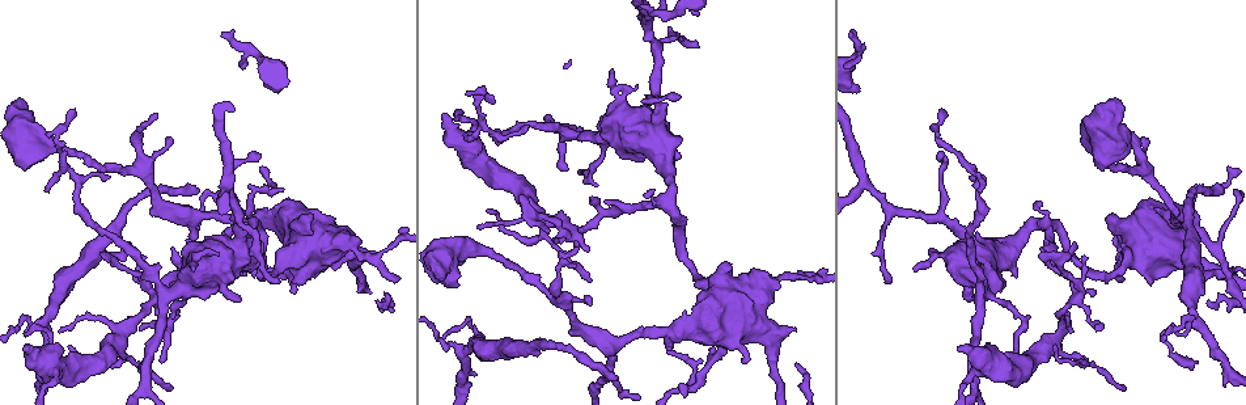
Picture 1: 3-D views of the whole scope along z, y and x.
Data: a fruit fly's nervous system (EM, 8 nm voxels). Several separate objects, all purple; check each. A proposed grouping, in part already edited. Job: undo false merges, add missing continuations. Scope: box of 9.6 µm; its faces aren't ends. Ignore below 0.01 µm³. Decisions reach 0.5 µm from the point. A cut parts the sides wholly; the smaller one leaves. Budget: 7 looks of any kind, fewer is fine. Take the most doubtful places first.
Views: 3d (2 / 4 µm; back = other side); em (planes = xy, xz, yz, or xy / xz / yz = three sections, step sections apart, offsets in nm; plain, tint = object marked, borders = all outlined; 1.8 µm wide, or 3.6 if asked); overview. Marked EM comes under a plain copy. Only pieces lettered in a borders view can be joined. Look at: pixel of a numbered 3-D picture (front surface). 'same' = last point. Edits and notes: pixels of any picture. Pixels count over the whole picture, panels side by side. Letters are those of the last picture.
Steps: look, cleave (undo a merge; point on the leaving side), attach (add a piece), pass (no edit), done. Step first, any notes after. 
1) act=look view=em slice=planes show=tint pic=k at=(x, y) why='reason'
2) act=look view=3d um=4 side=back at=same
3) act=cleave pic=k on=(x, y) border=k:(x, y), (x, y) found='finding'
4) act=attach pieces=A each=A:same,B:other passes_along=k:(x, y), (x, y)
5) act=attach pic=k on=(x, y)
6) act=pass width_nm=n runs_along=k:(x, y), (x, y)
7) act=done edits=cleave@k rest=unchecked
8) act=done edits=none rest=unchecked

act=look view=em slice=yz step=16 show=tint pic=1 at=(464, 350) why='arms run side by side'

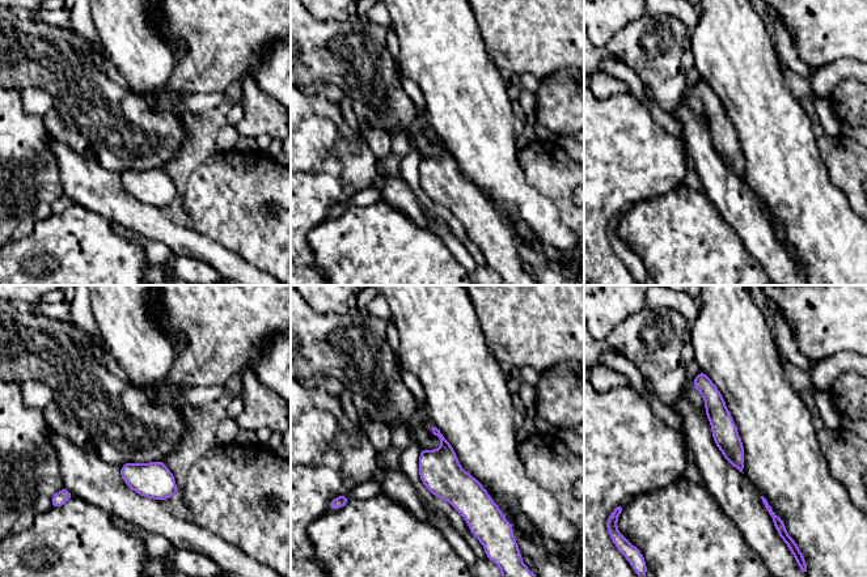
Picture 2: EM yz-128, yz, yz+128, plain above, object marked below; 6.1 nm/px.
act=look view=em slice=planes show=borders at=same why='another direction'

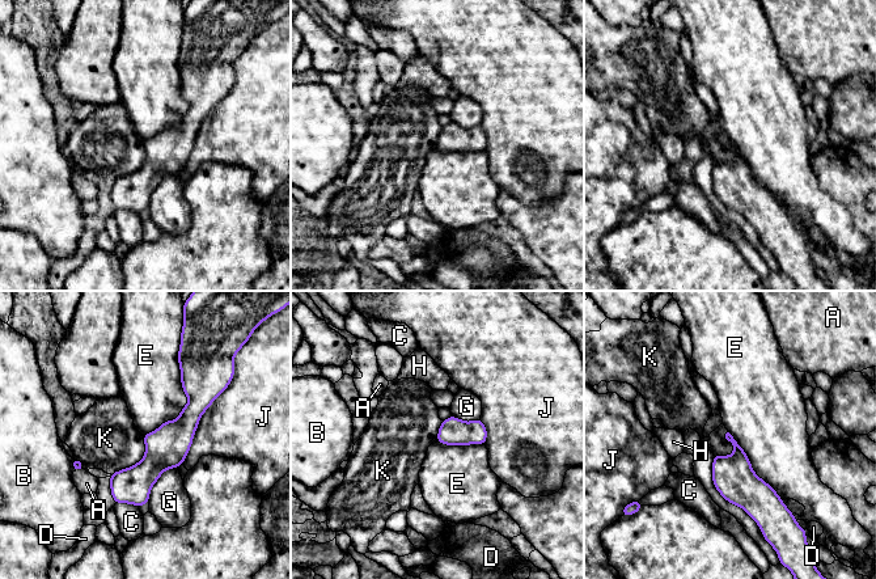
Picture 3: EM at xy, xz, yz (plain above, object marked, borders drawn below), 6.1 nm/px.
act=pass each=A:other,B:other,C:other,D:other,E:other,G:other,H:other,J:other,K:other border=3:(143, 436), (144, 455), (110, 474) found='continuous, no second neuron'

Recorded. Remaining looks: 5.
act=look view=em um=3.6 slice=planes show=borders pic=1 at=(768, 328) why='calibre changes'

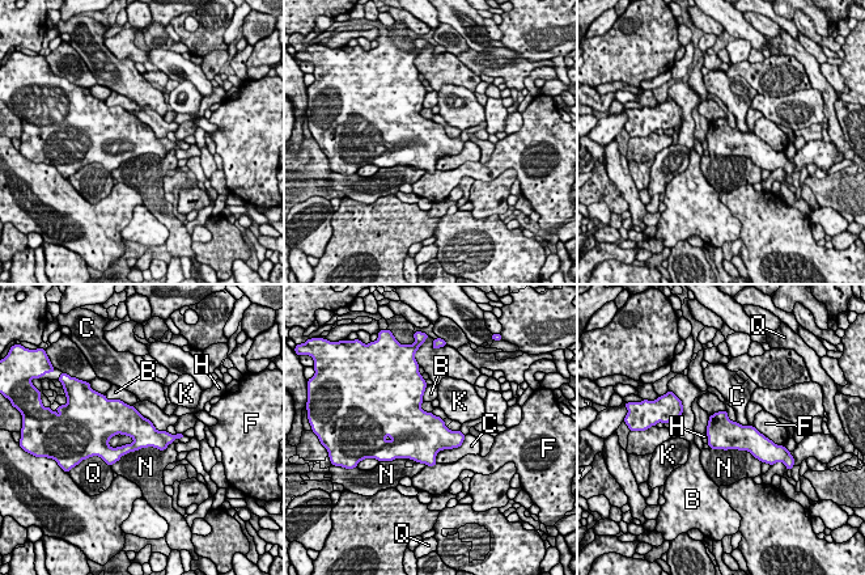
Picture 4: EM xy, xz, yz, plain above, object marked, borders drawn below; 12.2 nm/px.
act=pass each=B:other,C:other,F:other,H:other,K:other,N:other,Q:other found='all the same neuron'

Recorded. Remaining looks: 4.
act=look view=3d um=4 pic=1 at=(666, 168) why='sudden change in width'

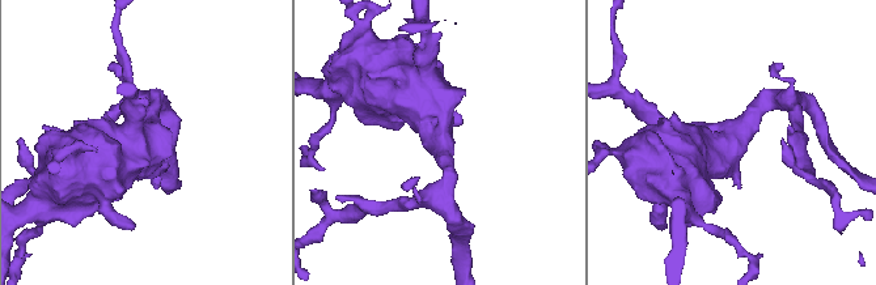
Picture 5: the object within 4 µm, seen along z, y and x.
act=look view=em um=3.6 slice=planes show=borders pic=5 at=(441, 138) arm_widths_nm=260,700 why='now the EM'

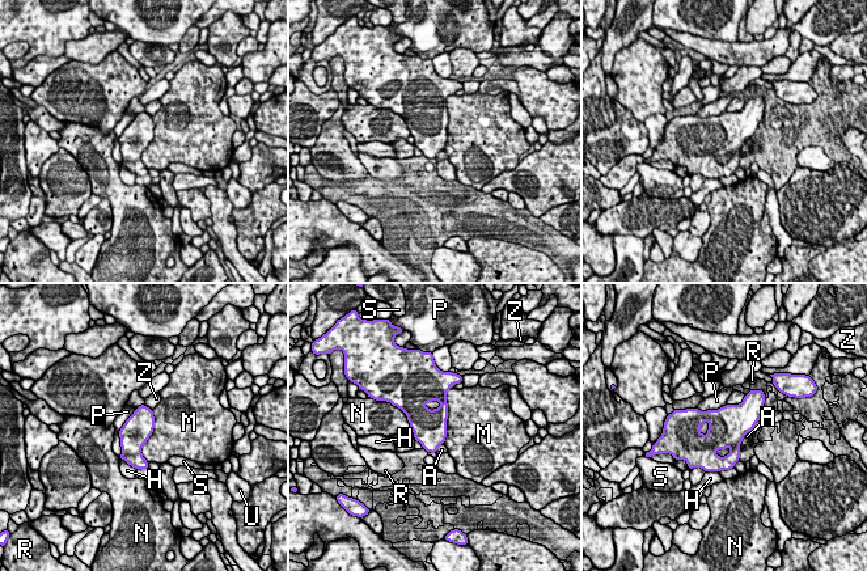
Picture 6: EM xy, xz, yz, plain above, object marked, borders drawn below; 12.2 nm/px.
act=pass each=A:other,H:other,M:other,N:other,P:other,R:other,S:other,U:other,Z:other border=6:(449, 388), (447, 436), (443, 443) found='one neuron here'

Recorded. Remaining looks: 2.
act=done edits=none rest=unchecked

